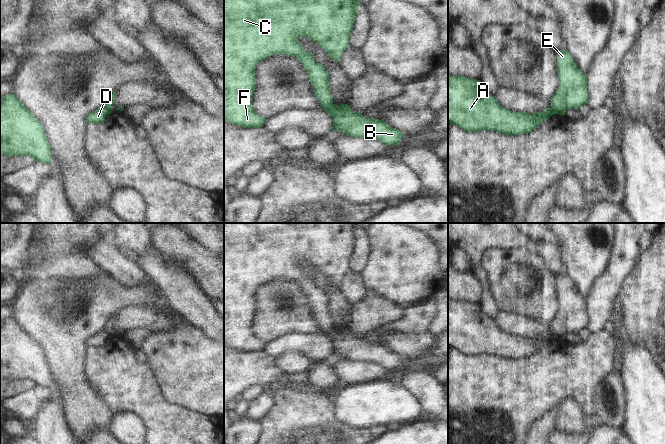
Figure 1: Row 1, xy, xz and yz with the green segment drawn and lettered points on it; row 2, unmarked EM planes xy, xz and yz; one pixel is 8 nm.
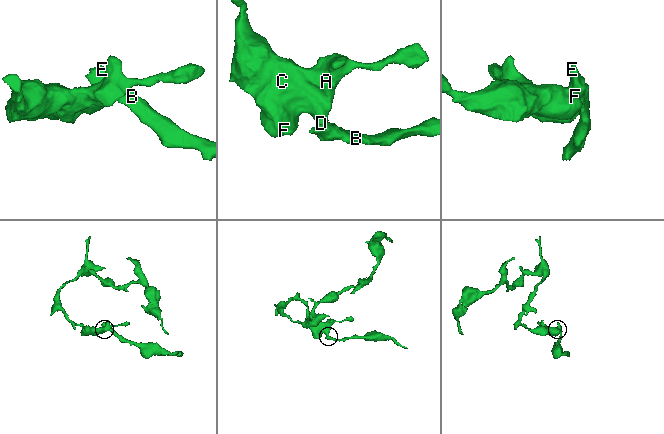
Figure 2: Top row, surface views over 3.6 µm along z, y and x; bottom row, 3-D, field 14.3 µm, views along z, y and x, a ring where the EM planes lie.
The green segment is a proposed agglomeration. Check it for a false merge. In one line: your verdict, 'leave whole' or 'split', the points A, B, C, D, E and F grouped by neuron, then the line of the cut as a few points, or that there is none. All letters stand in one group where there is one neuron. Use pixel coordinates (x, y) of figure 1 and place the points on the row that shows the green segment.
split; groups A C D F / B E; cut xz (332, 103), (324, 109)

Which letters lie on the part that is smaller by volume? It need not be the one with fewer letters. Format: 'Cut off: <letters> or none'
Cut off: B, E.

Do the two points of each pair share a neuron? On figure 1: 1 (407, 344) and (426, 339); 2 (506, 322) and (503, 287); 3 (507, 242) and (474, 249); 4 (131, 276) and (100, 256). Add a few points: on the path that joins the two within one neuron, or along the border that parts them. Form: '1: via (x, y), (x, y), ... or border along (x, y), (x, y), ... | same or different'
1: via (412, 344), (421, 343) | same
2: border along (499, 311), (520, 314), (528, 318) | different
3: via (499, 242), (482, 242) | same
4: via (123, 270), (108, 258) | same

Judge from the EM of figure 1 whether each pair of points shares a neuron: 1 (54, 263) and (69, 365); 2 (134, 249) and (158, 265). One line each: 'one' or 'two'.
1: two
2: two

